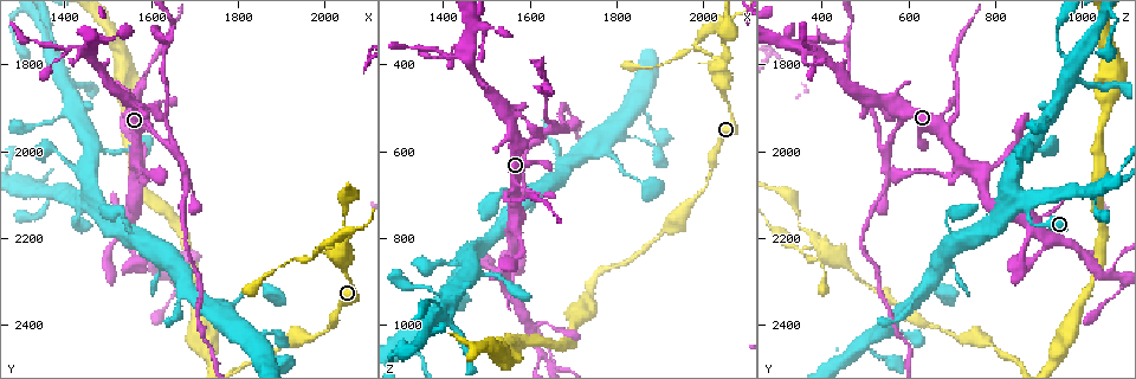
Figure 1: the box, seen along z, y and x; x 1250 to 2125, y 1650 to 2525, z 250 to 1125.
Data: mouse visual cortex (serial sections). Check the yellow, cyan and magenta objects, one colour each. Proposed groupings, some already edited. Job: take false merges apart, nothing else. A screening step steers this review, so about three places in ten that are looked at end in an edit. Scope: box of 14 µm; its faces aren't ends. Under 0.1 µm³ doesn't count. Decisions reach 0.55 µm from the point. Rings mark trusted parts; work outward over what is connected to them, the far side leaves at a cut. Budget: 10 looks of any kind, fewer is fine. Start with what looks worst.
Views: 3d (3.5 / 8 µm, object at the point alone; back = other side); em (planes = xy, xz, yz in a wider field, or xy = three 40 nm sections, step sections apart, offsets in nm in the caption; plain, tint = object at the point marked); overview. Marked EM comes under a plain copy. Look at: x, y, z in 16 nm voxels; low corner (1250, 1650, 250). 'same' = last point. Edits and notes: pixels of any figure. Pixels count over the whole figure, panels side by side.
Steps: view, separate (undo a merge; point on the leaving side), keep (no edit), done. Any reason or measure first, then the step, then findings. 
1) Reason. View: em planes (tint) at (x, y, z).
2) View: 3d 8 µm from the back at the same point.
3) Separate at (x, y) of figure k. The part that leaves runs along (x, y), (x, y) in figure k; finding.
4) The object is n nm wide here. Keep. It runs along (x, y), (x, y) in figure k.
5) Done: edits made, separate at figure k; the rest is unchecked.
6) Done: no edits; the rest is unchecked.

Thick turns thin. View: 3d 3.5 µm at (1545, 1925, 700).

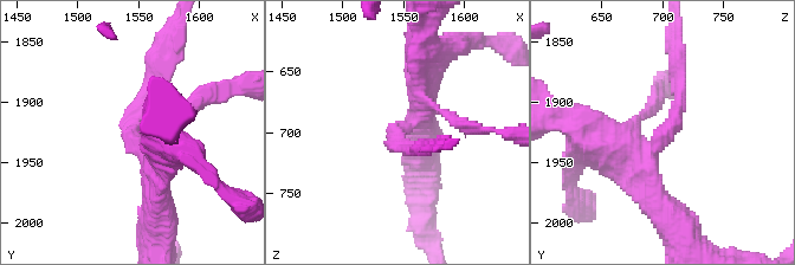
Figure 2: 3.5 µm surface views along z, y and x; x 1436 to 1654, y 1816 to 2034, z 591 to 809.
The arms are 150, 350 nm wide. View: em xy step 2 (tint) at (1544, 1926, 704).

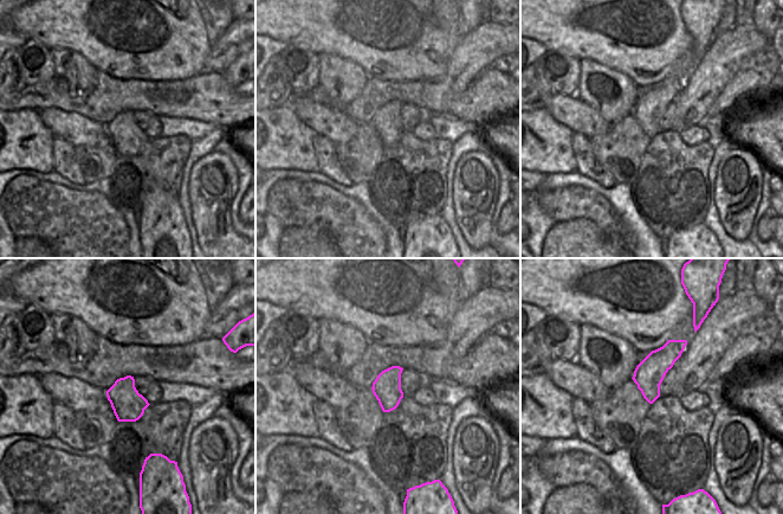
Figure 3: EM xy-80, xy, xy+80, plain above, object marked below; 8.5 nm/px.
Keep. Continuous, no second cell.

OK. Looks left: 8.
Small branch off a trunk. View: 3d 3.5 µm at (1455, 2125, 860).

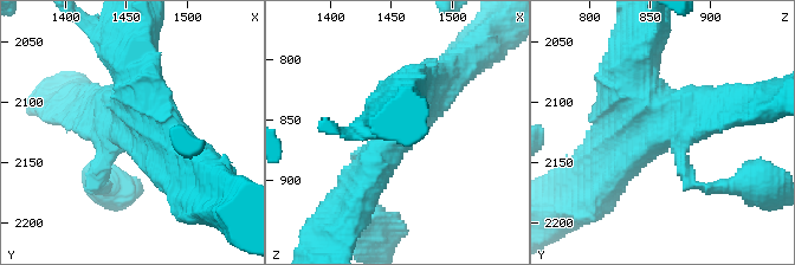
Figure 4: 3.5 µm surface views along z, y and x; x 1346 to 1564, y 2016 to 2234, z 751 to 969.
Shape alone is not enough. View: em xy step 3 (tint) at (1456, 2122, 860).

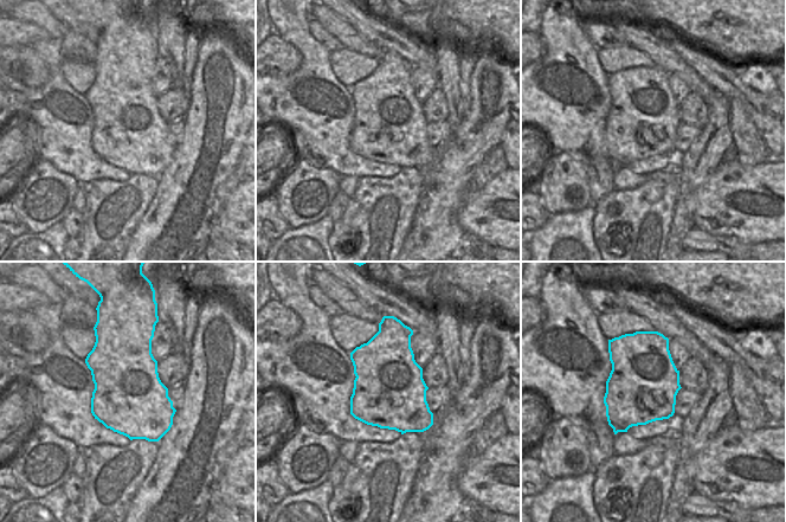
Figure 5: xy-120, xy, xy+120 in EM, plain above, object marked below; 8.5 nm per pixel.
Keep. It runs along (357, 163), (390, 140), (448, 76) in figure 4; all the same cell.

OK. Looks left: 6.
Small branch off a trunk. View: 3d 3.5 µm at (1575, 2045, 705).

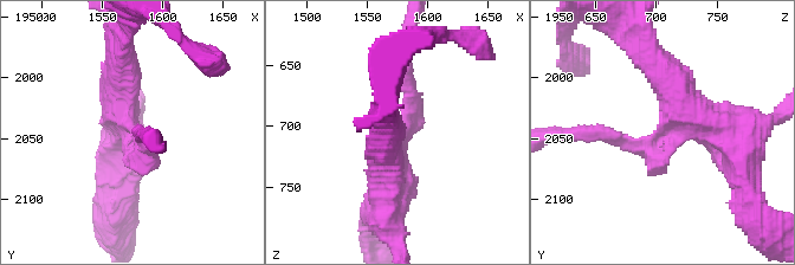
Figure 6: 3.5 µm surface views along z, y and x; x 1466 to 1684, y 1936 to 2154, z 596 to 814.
Shape alone is not enough. View: em xy step 1 (tint) at (1578, 2046, 710).

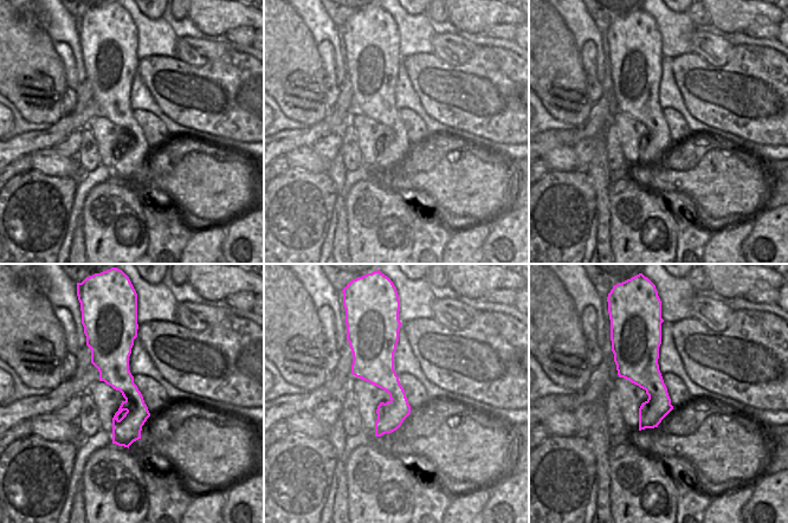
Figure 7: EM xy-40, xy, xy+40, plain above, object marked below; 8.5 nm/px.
Keep. It runs along (123, 335), (127, 443) in figure 7; all the same cell.

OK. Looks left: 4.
Sharp bend. View: 3d 3.5 µm at (1595, 2240, 1000).

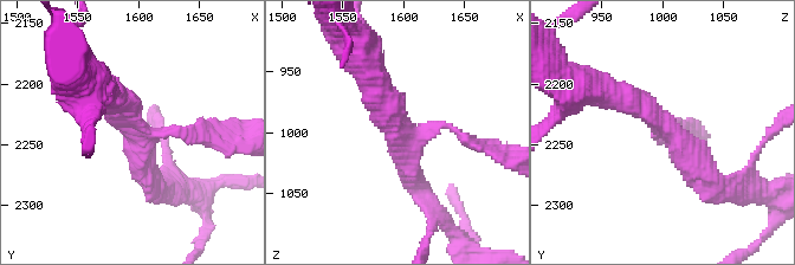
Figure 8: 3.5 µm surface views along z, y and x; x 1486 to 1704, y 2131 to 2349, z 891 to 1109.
View: em xy step 2 (tint) at (1596, 2234, 1004).

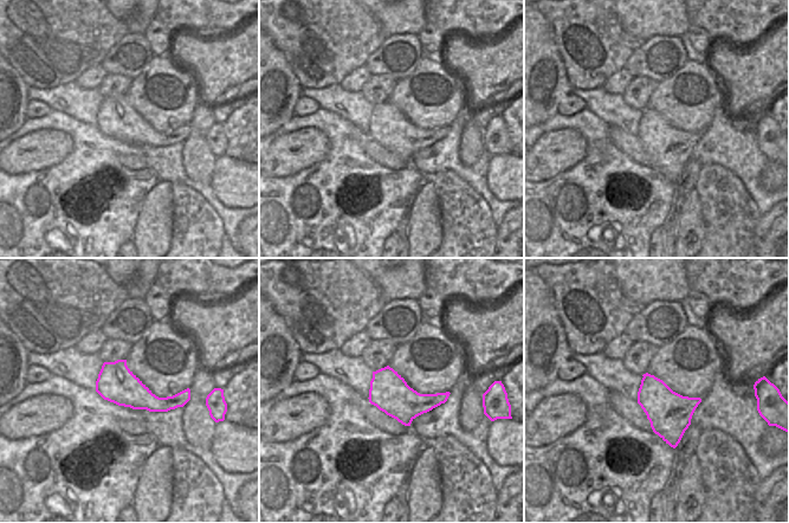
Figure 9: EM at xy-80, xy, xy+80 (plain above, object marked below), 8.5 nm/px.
Keep. It runs along (606, 91), (658, 117), (715, 186) in figure 8; one cell here.

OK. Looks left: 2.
Done: no edits; the rest is unchecked.

